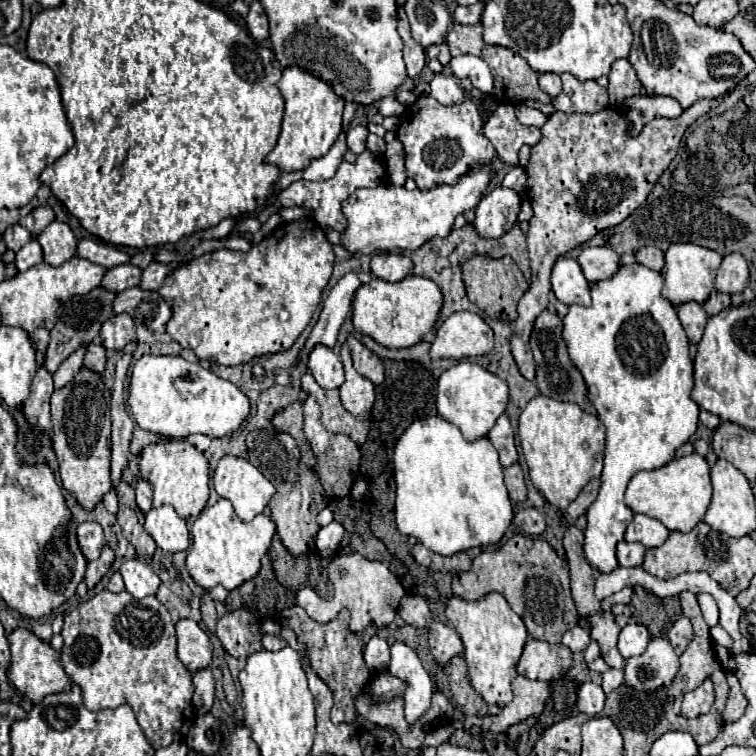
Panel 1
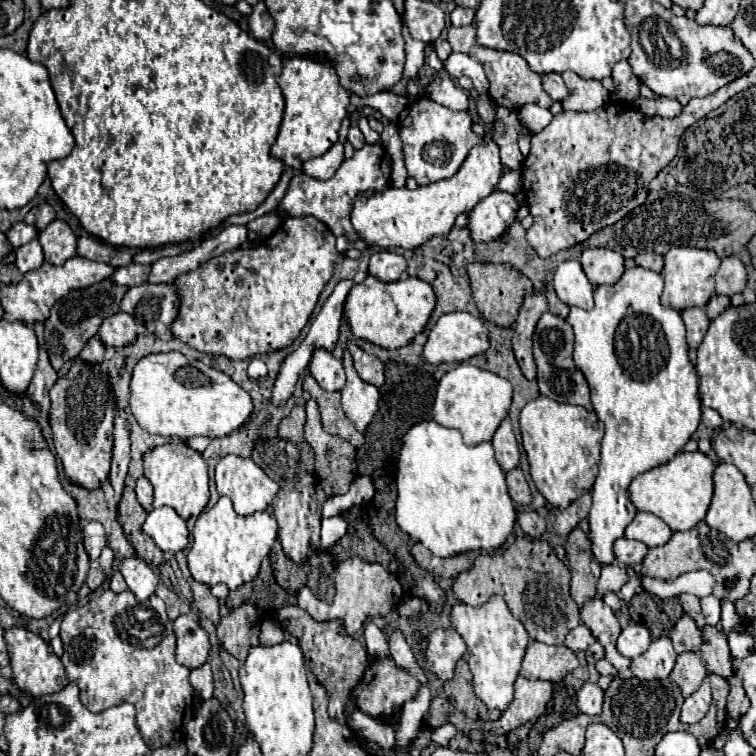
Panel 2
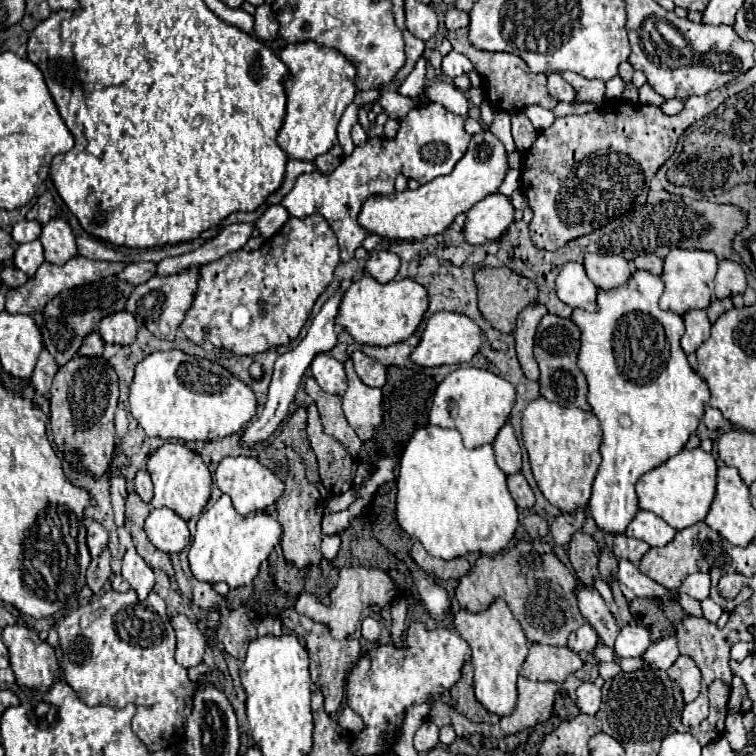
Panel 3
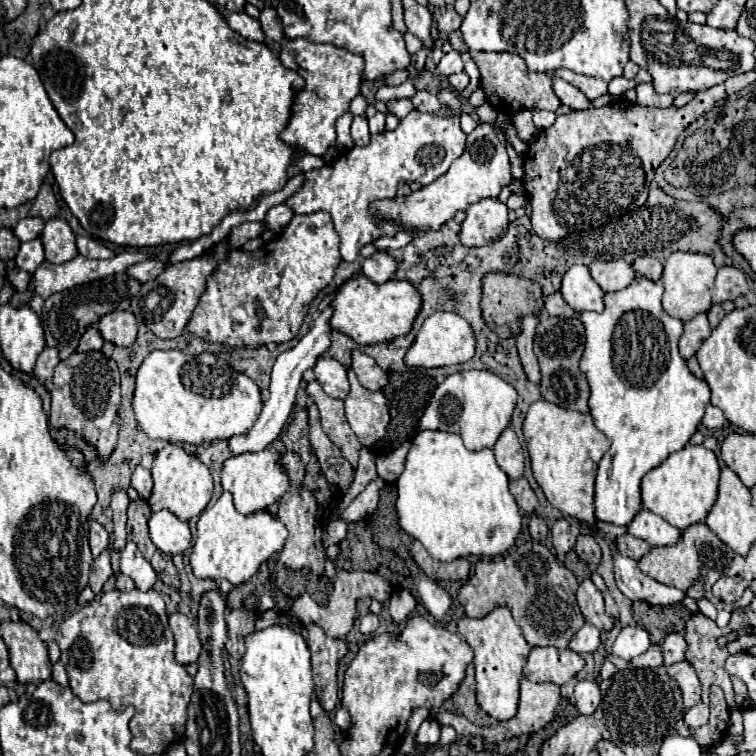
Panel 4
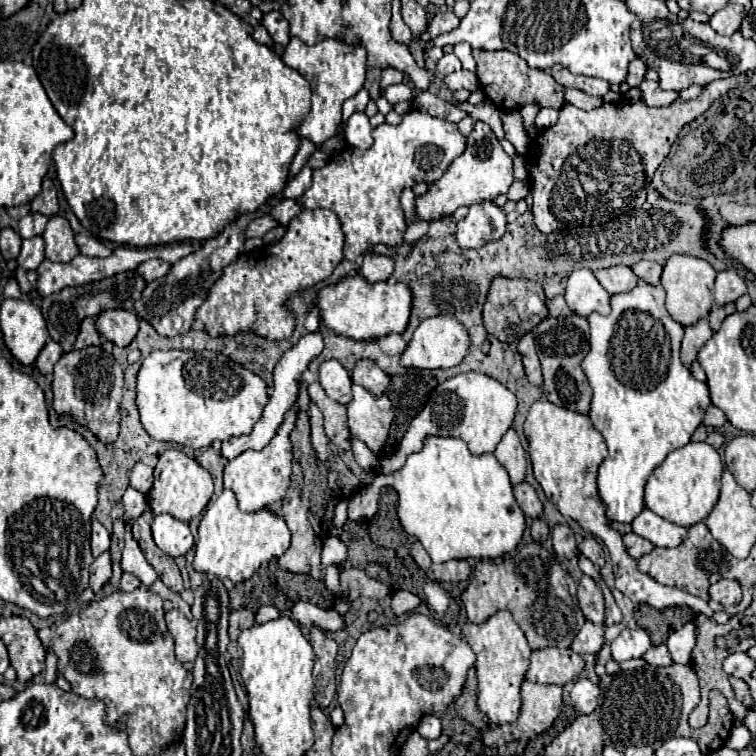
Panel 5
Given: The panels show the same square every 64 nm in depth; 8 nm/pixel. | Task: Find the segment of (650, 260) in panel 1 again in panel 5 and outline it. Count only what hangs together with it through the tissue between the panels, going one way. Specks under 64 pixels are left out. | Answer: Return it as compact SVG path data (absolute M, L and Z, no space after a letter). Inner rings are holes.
M642 260L638 262L636 266L632 266L634 274L644 280L646 284L652 284L652 286L658 286L660 284L660 276L662 276L662 266L656 264L656 262L648 262L648 260Z

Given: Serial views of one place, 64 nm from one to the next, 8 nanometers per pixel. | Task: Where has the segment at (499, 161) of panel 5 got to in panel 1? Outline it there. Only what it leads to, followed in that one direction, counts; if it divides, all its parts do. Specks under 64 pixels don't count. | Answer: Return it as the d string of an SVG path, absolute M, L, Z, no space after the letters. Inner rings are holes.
M476 164L456 184L440 184L430 190L406 190L404 186L380 184L376 188L356 190L342 204L342 212L348 218L348 228L342 232L342 246L354 254L372 254L376 250L416 250L434 236L448 236L458 214L478 206L484 190L494 178L492 164Z

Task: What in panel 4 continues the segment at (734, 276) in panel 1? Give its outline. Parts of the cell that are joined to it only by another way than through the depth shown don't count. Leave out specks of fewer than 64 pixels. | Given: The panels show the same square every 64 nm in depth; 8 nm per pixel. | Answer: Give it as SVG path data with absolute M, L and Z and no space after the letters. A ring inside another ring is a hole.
M724 266L718 270L716 284L712 290L712 300L716 304L726 300L736 300L738 296L744 296L748 292L748 282L744 274L732 266Z

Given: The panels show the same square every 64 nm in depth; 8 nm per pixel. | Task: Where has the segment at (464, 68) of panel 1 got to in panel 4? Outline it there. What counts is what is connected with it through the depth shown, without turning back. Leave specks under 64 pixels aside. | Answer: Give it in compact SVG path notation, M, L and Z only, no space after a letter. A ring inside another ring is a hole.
M456 50L444 54L442 60L440 60L440 64L436 66L436 70L438 70L442 76L450 76L450 74L462 72L462 70L464 70L464 64L462 64L462 60L460 60L460 54L458 54Z

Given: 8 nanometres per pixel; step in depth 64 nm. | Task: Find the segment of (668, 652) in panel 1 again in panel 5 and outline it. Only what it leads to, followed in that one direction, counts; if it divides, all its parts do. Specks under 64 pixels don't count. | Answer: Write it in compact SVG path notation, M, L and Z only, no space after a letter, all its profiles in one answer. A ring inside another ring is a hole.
M690 620L680 630L672 632L668 642L666 642L672 660L680 662L680 664L688 664L690 662L690 654L692 654L694 646L696 646L696 638L698 638L696 620Z

